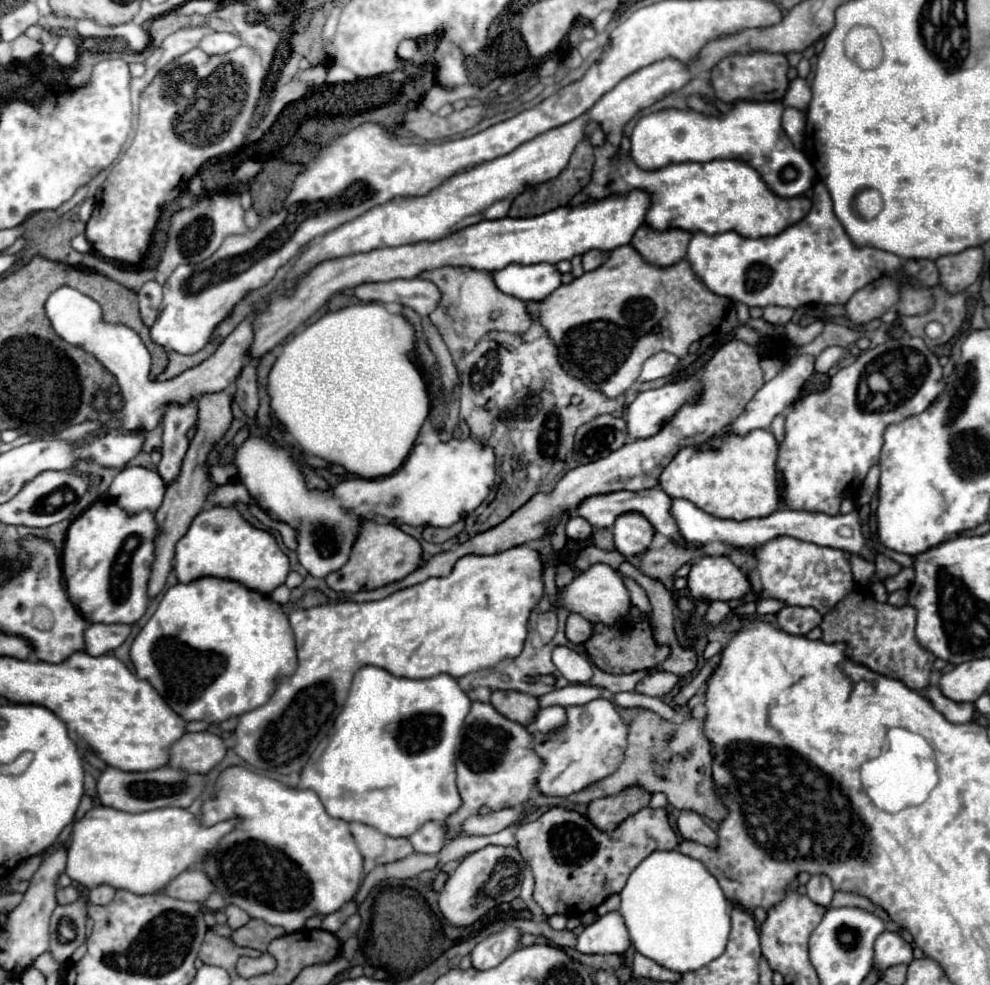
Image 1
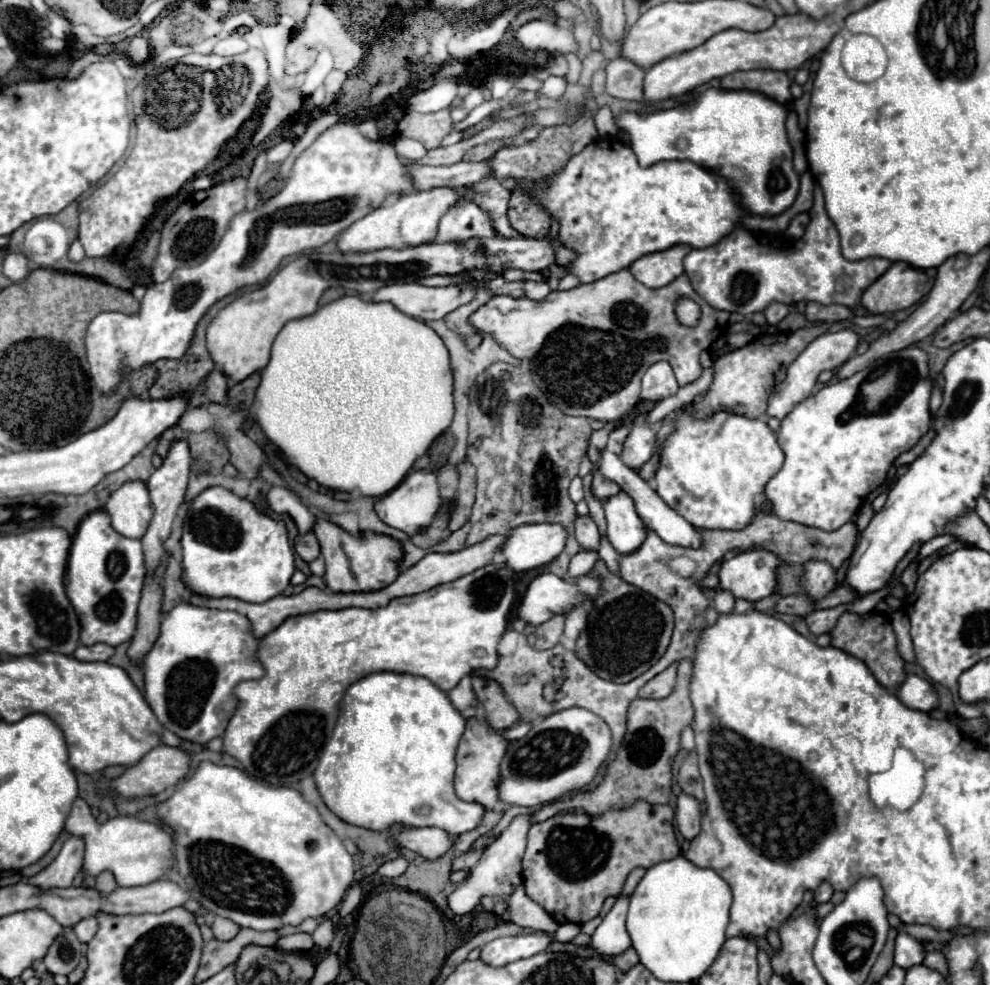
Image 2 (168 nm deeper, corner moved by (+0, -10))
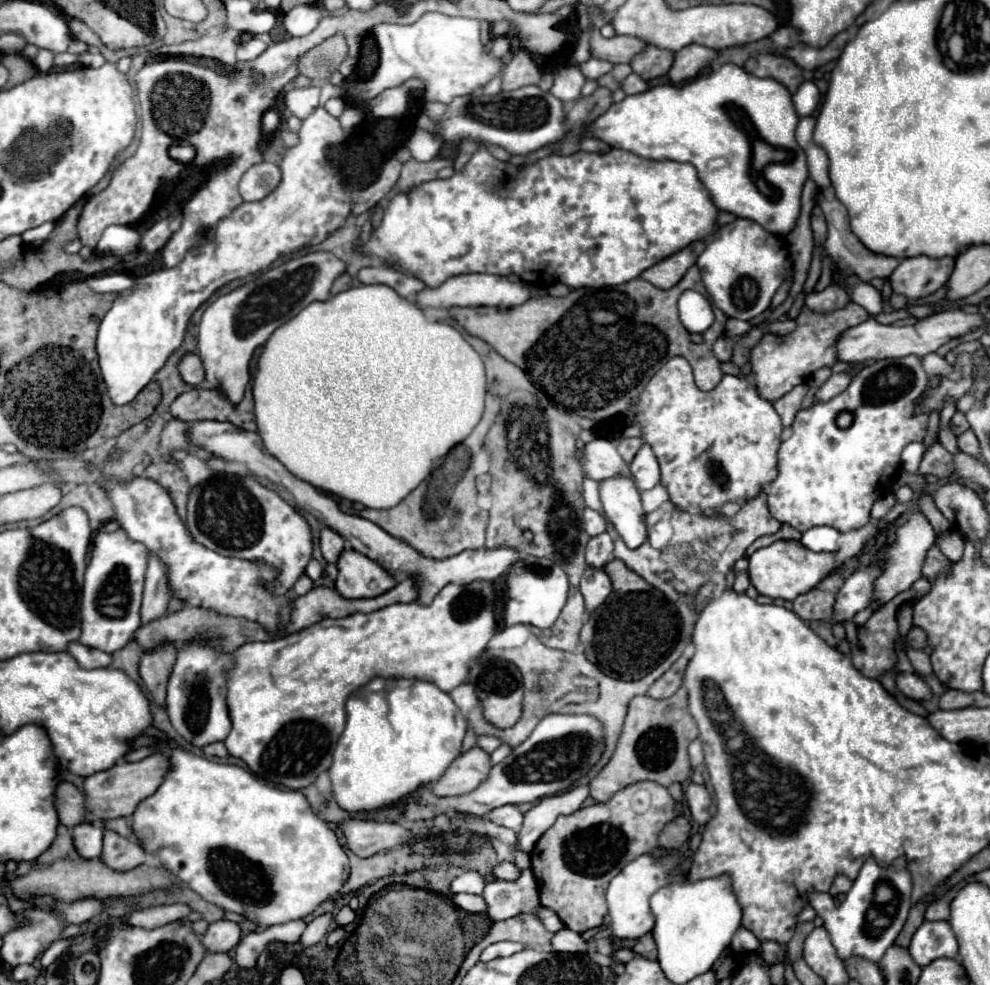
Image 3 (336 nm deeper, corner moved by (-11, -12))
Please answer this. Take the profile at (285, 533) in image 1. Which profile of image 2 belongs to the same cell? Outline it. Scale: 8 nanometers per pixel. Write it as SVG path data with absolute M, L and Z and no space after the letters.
M311 531L299 533L295 537L295 551L299 553L299 557L303 561L311 561L319 553L319 541L317 541L317 537Z

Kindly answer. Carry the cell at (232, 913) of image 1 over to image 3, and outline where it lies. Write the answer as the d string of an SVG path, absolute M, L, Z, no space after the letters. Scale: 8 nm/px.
M226 919L210 923L204 937L200 937L202 945L210 953L228 953L230 949L236 947L236 943L240 943L240 939L242 939L240 927Z

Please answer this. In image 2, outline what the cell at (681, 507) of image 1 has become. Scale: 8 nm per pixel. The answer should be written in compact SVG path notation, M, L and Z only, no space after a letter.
M603 449L603 451L601 451L599 471L601 471L605 477L609 477L609 479L613 479L613 481L617 481L617 483L623 485L623 489L625 489L625 491L631 495L631 499L635 501L635 507L637 507L639 517L641 517L643 521L647 521L647 527L649 527L651 531L655 531L665 543L677 545L677 547L685 547L685 549L699 549L699 547L703 545L703 535L701 535L701 531L695 529L695 527L693 527L685 517L681 517L675 509L671 509L671 507L657 495L657 491L653 491L653 489L649 487L649 483L643 481L633 469L629 469L627 465L623 465L621 457L617 457L617 455L609 453L607 449Z

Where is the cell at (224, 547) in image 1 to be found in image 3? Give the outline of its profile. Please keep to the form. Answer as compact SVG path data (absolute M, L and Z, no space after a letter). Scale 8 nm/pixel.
M212 475L204 483L190 489L188 497L188 517L186 527L194 535L198 543L204 547L218 551L228 557L240 557L250 561L262 561L280 571L276 581L272 583L270 591L274 593L288 593L292 585L298 581L298 577L304 573L310 557L312 557L312 533L308 521L292 507L288 505L276 491L264 487L254 477L238 477L238 475Z

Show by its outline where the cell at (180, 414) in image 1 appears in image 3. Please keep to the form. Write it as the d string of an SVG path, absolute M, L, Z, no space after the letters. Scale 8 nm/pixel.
M150 557L146 571L144 599L140 609L142 623L146 625L160 619L166 613L168 601L170 601L170 591L168 591L168 577L164 575L164 565L160 563L160 559Z

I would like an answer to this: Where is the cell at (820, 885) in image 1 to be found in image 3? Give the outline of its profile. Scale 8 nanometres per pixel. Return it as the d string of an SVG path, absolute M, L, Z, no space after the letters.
M838 875L838 877L834 879L834 883L832 883L830 895L836 897L836 895L840 895L840 893L848 893L850 887L852 887L852 879L848 879L846 875Z

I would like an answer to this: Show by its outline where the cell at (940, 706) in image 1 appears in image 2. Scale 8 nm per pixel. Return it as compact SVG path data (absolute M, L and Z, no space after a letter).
M909 675L905 679L905 683L897 691L897 697L909 709L915 709L915 711L929 713L931 709L939 709L939 697L935 687L917 675Z

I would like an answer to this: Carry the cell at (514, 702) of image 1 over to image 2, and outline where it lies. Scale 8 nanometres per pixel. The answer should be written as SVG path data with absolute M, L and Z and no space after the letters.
M473 675L471 681L473 681L473 689L475 689L477 699L485 707L487 723L495 731L505 731L505 729L509 729L509 727L513 727L513 725L519 723L517 709L505 699L503 689L493 679Z

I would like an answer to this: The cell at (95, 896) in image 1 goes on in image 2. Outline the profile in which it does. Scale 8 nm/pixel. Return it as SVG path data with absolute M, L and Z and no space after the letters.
M101 873L101 877L97 877L97 885L95 889L101 893L101 895L109 895L117 889L117 883L113 881L113 875L111 873Z

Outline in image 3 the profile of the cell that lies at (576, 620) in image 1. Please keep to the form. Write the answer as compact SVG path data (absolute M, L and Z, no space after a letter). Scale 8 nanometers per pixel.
M588 567L582 575L580 591L586 599L588 611L594 611L596 607L600 607L600 603L604 603L604 599L612 591L612 583L610 583L610 577L606 575L604 567Z

